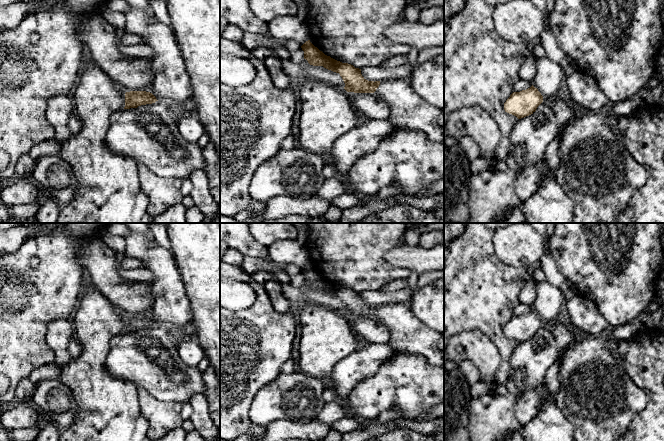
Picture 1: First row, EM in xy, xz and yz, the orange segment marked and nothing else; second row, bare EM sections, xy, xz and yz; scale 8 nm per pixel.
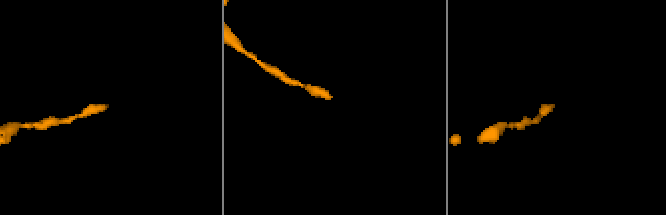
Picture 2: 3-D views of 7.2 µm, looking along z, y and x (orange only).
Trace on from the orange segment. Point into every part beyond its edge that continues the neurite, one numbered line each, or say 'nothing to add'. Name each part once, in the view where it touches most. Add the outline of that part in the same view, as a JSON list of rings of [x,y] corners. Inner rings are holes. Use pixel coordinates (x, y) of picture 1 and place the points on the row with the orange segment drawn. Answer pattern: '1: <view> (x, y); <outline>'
1: xz (408, 110); [[[408,79],[381,81],[375,93],[390,107],[390,122],[396,129],[415,129],[423,131],[432,142],[444,143],[444,111],[428,104],[414,92]]]

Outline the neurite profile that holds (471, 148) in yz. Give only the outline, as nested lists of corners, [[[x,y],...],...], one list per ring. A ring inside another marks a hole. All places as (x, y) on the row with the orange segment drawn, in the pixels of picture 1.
[[[468,136],[458,138],[458,145],[463,148],[470,161],[480,156],[479,146],[472,138]]]

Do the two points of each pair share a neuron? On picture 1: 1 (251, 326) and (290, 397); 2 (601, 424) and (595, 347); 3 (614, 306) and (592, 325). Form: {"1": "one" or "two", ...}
{"1": "two", "2": "one", "3": "two"}

